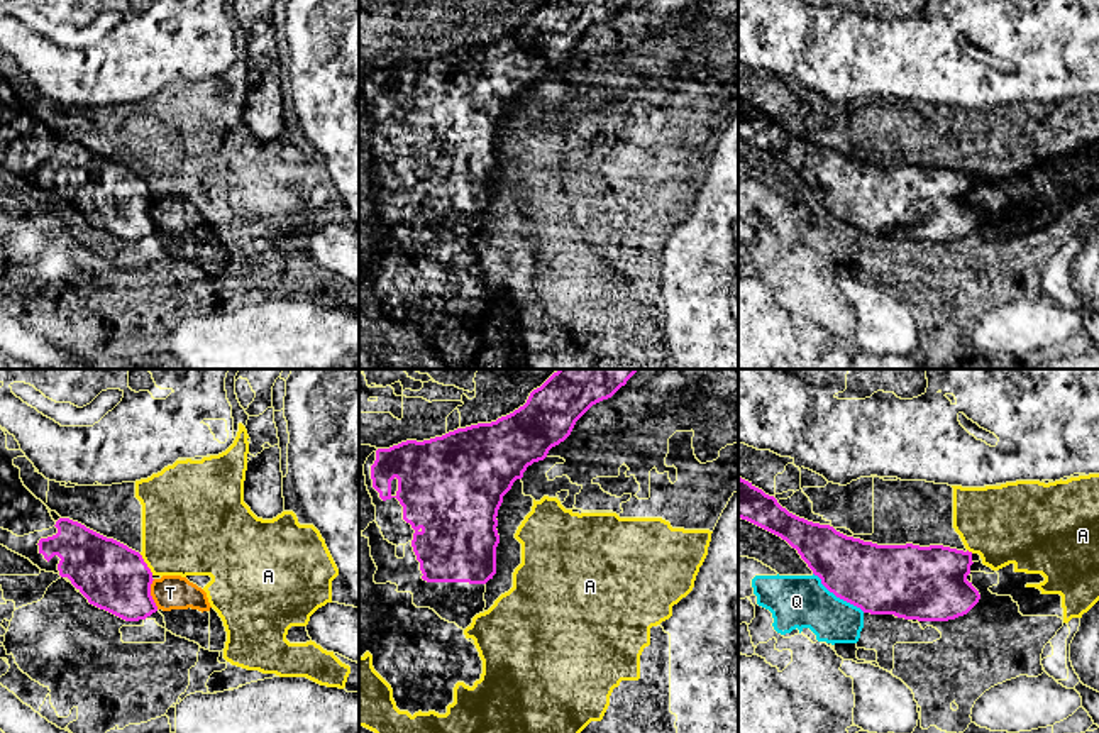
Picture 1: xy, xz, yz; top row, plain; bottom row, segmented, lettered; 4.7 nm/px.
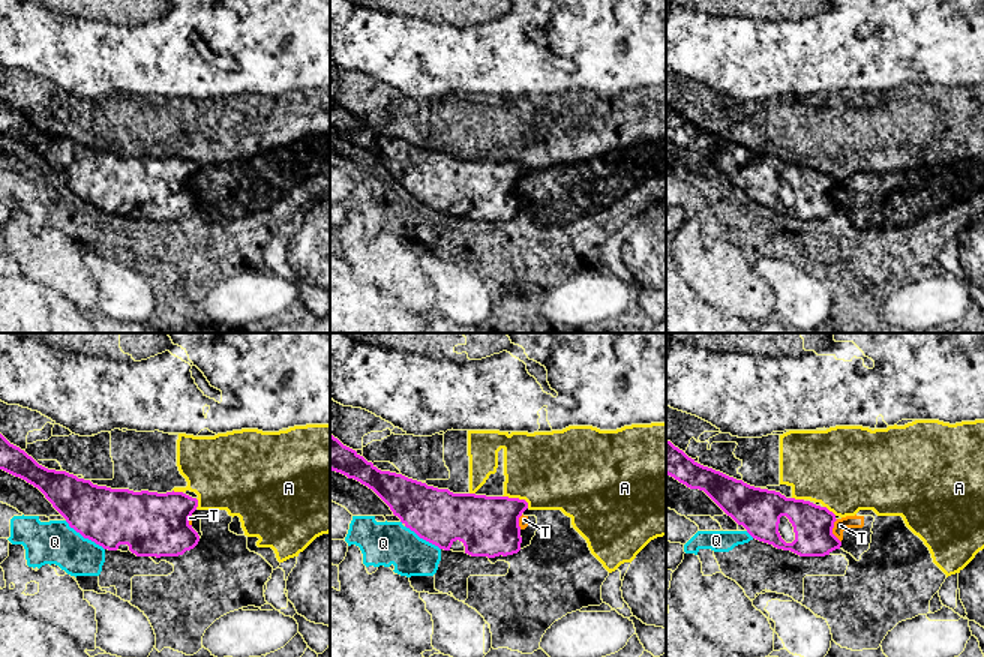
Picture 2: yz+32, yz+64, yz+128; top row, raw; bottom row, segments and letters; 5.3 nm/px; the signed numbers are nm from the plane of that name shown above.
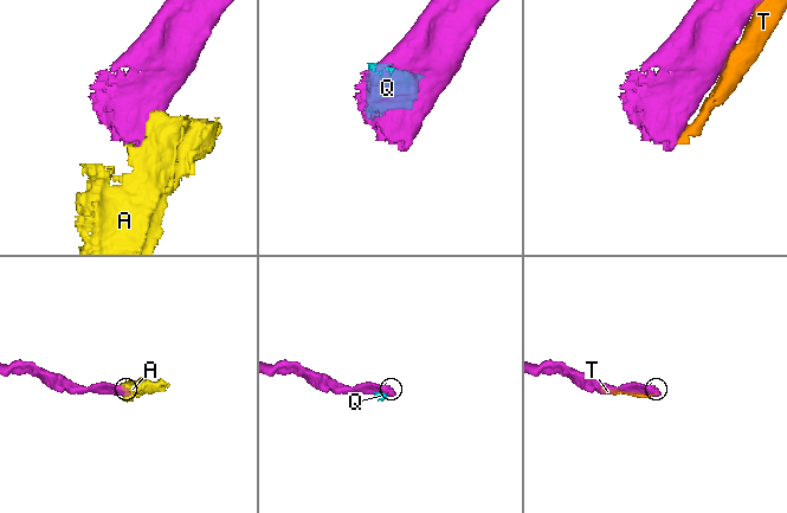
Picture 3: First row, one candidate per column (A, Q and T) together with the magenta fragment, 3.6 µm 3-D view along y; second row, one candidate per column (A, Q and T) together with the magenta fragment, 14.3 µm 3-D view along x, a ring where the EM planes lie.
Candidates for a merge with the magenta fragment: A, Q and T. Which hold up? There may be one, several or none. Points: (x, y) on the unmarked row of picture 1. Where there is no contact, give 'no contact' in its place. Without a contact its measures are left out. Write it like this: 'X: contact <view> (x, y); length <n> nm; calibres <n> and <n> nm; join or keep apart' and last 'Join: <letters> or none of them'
A: contact xy (146, 185); length 120 nm; calibres 320 and 440 nm; join
Q: contact yz (839, 217); length 320 nm; calibres 340 and 260 nm; keep apart
T: contact xy (149, 215); length 150 nm; calibres 320 and 160 nm; keep apart
Join: A

